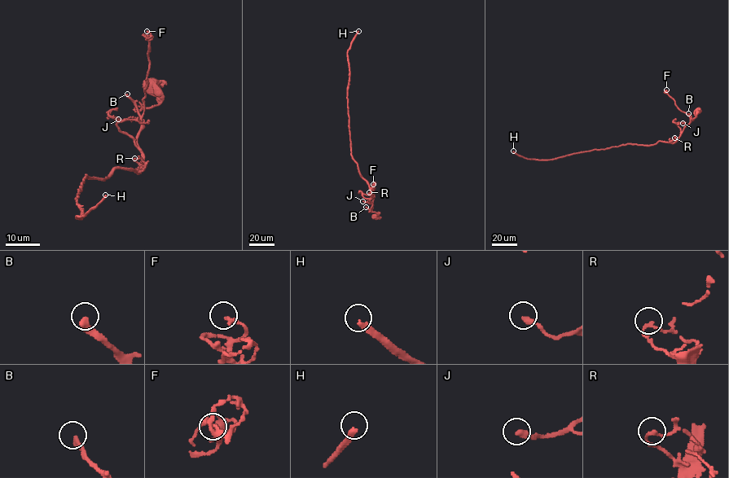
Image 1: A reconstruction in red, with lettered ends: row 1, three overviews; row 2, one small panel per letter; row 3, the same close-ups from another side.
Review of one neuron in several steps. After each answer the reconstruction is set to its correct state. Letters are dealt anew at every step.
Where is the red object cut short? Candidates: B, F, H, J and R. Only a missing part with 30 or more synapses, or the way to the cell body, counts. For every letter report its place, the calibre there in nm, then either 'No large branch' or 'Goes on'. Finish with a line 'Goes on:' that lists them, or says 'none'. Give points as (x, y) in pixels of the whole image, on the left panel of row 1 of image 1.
B: Place: (127, 94). Thickness 320 nm. Goes on
F: Place: (147, 31). Thickness 260 nm. No large branch
H: Place: (105, 195). Thickness 320 nm. Goes on
J: Place: (118, 119). Thickness 320 nm. No large branch
R: Place: (134, 158). Thickness 160 nm. No large branch
Goes on: B, H

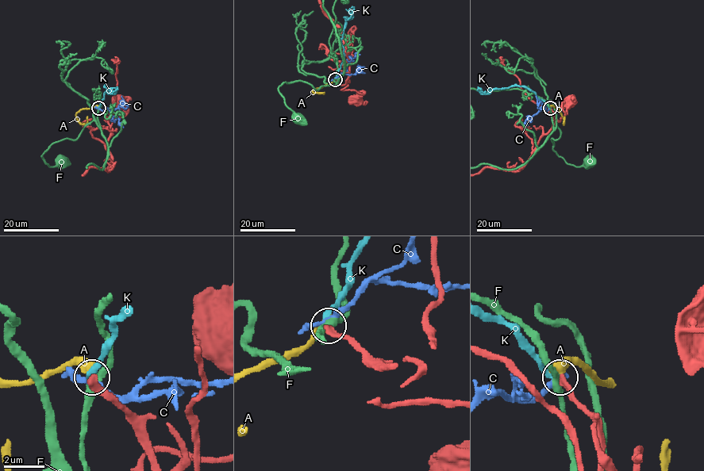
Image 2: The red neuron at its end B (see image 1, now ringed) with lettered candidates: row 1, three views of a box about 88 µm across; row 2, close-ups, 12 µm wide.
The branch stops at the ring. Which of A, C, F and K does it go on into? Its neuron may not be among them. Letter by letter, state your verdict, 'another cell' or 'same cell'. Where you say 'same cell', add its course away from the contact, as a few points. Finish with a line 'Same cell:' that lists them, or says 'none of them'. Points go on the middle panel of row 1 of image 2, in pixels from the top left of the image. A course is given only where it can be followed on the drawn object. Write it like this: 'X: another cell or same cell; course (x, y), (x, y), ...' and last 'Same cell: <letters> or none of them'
A: another cell
C: another cell
F: another cell
K: same cell; course (335, 79), (344, 52), (340, 39), (345, 21), (351, 16), (354, 9), (351, 8)
Same cell: K

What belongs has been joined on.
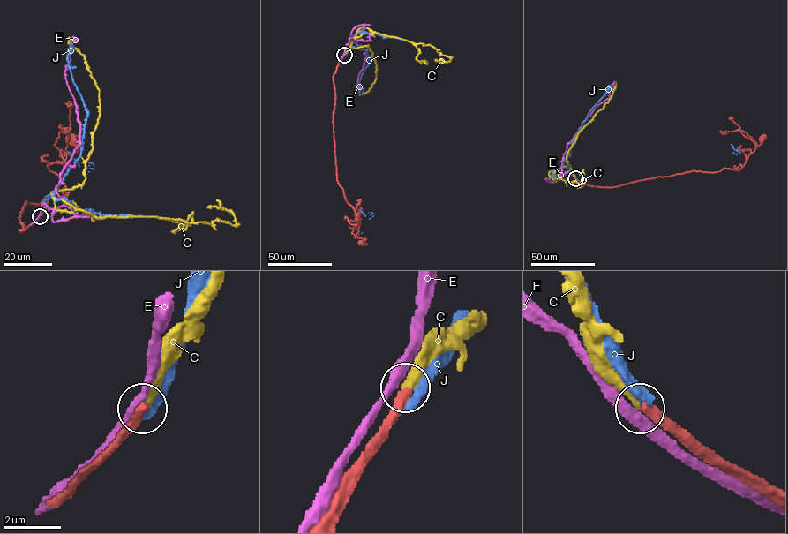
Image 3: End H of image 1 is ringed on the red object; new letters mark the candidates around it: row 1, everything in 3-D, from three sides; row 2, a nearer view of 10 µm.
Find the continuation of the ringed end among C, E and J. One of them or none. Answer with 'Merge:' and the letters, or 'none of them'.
Merge: C

